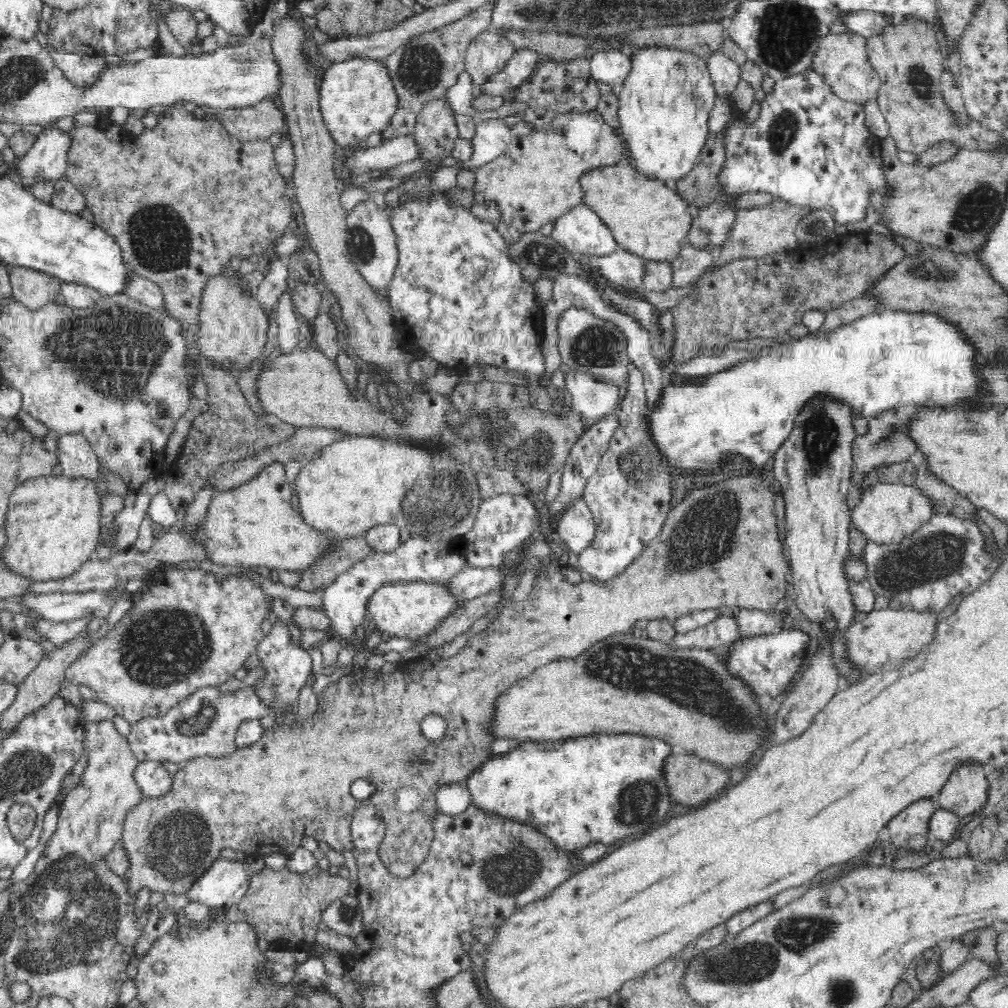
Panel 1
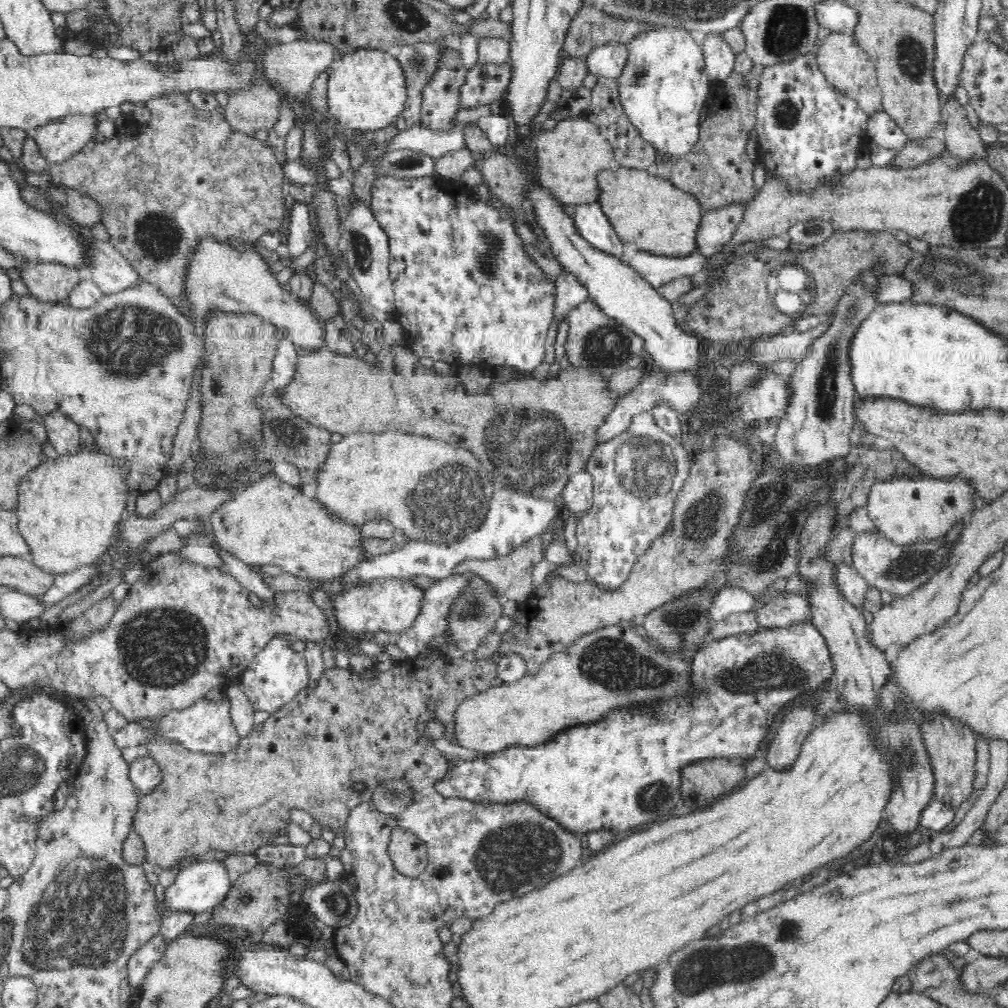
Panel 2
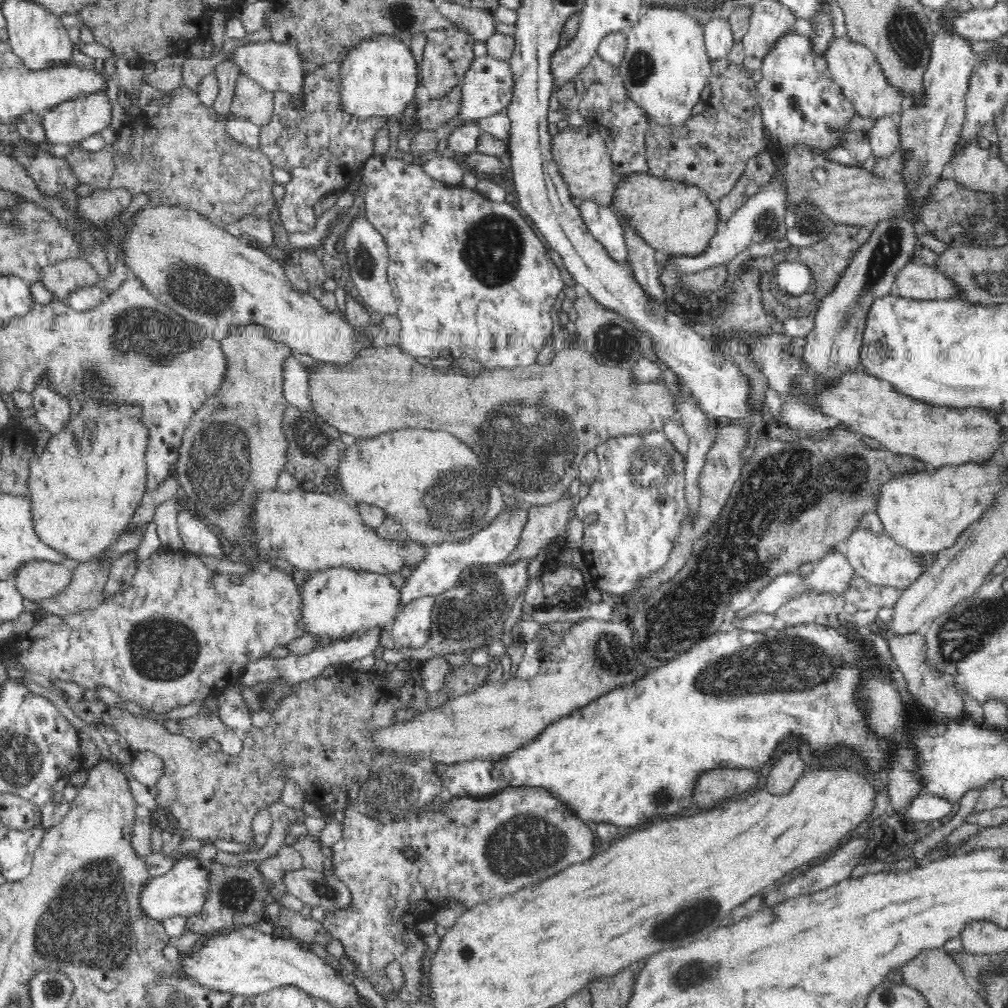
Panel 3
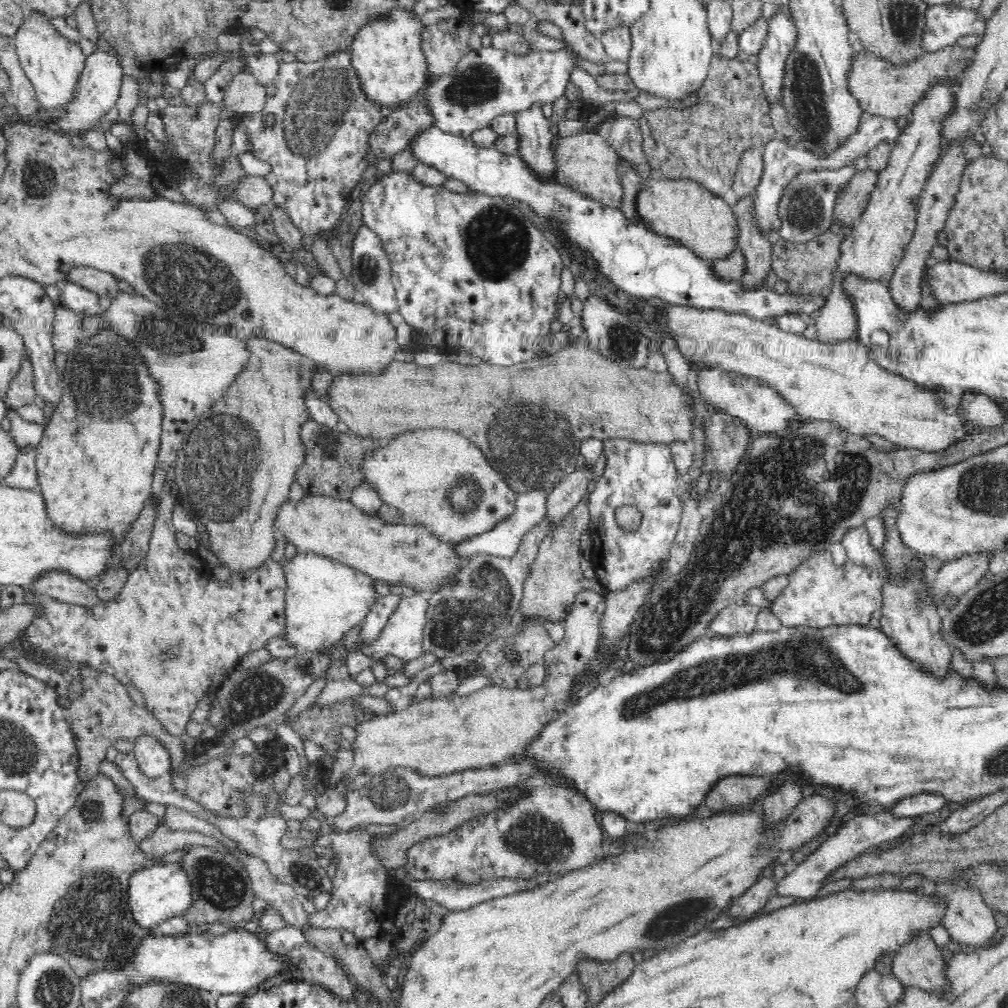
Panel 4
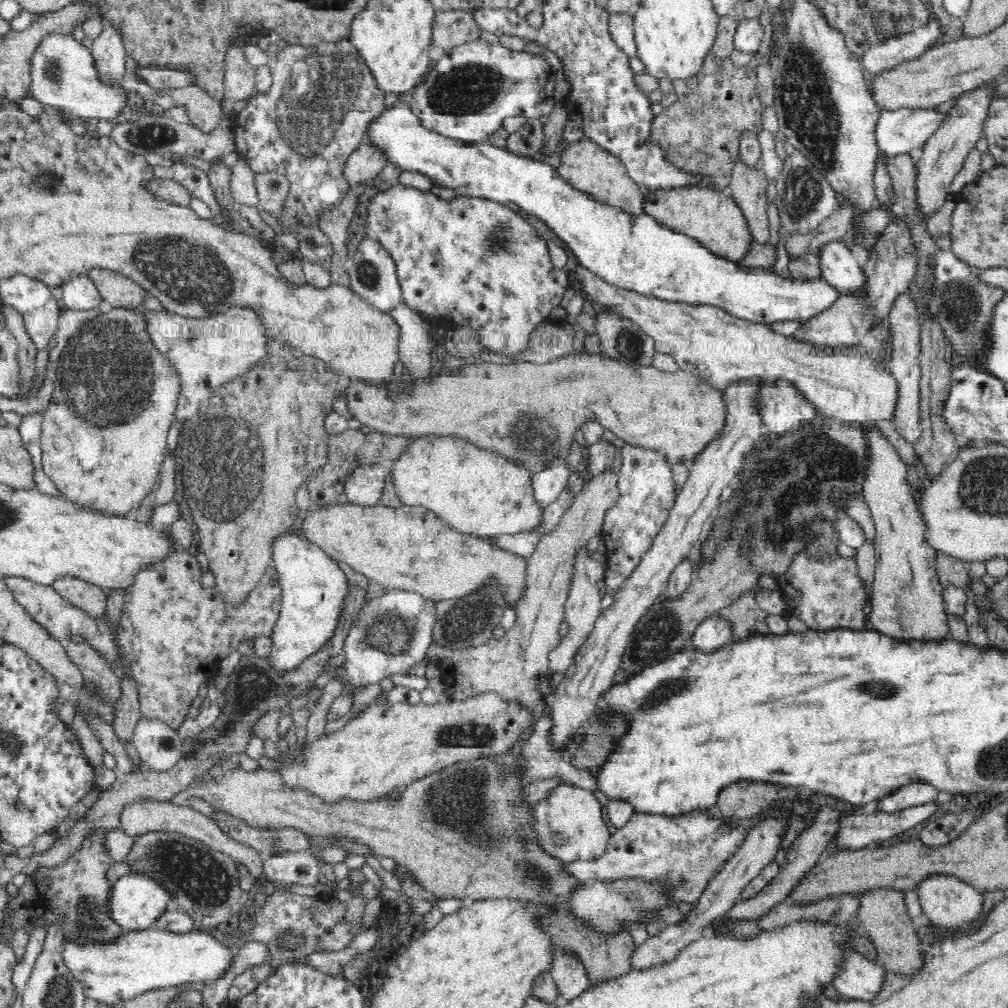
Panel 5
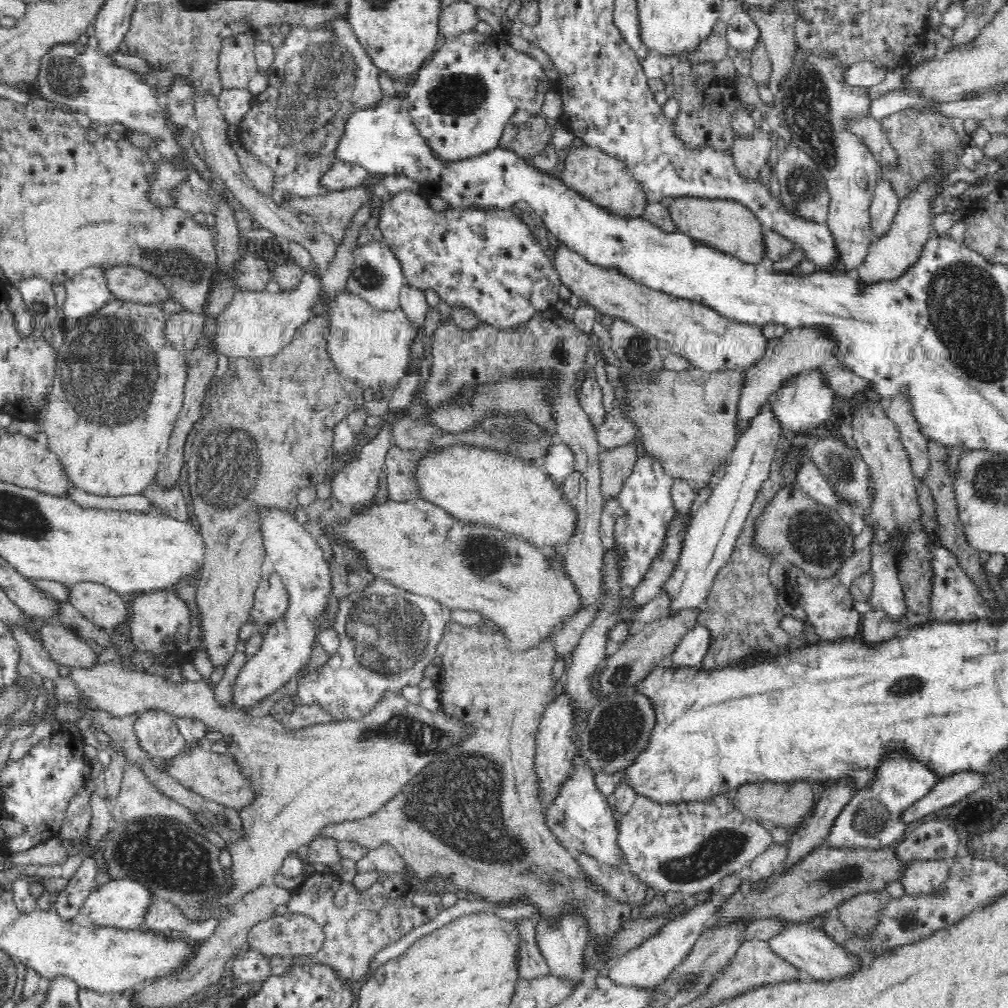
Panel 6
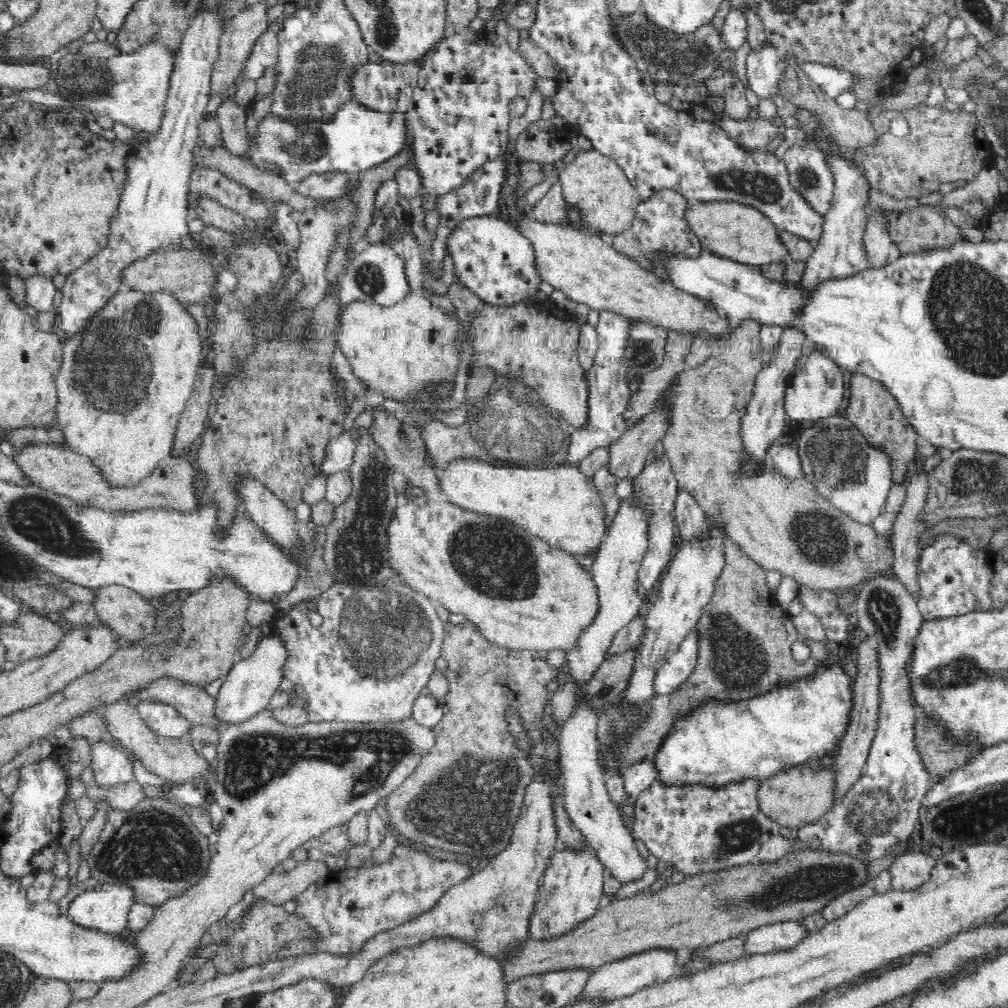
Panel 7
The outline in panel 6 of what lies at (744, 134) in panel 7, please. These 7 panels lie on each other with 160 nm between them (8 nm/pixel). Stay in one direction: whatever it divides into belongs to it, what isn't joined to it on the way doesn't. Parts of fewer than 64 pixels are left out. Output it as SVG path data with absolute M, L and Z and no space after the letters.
M734 133L733 145L730 150L734 155L736 167L745 177L760 175L763 165L768 161L770 149L775 140L768 135L744 137Z

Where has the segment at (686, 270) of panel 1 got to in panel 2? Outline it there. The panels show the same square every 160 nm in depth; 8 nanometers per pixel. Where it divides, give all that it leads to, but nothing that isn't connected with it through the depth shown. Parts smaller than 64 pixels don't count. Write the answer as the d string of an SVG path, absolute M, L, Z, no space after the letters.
M732 201L704 212L696 234L696 248L704 255L716 255L734 238L733 233L745 222L746 208L751 202Z

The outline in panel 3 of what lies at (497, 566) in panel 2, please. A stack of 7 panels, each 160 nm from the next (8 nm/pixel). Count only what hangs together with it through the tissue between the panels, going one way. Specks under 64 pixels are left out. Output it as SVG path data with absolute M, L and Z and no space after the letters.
M565 490L557 501L546 505L530 505L528 522L520 536L518 546L510 554L510 558L503 564L528 559L532 562L539 550L553 538L562 538L572 516L575 496Z

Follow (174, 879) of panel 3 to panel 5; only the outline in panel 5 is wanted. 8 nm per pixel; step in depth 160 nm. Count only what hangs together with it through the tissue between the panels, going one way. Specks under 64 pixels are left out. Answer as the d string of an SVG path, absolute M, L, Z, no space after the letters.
M127 873L118 878L109 889L107 898L108 904L105 908L108 909L108 918L124 931L141 931L153 926L156 918L164 912L164 908L173 904L169 892L161 888L160 884L134 873Z

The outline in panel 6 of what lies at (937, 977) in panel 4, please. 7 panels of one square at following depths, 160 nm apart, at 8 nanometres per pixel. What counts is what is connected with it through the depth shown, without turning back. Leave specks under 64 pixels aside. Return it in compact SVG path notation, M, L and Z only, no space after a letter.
M884 889L864 891L842 902L834 909L834 915L846 929L860 928L866 932L886 900L890 900L890 894Z

